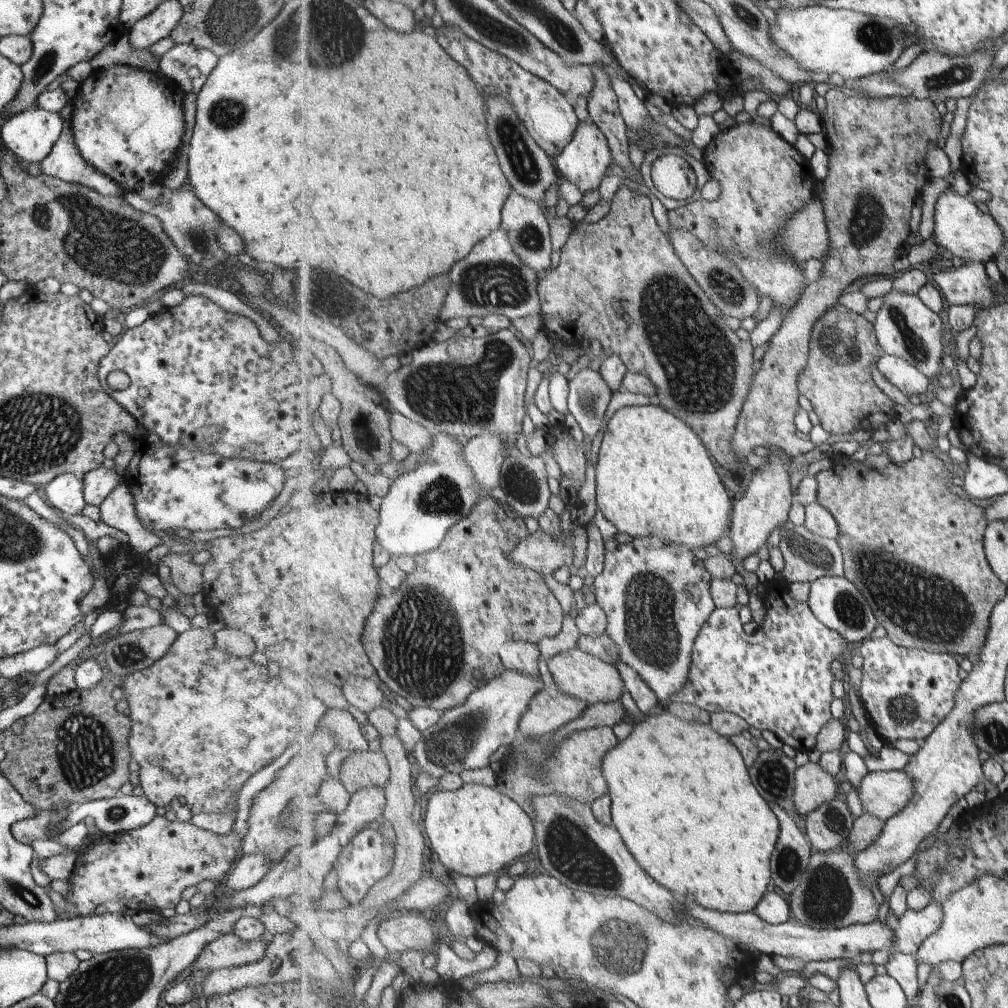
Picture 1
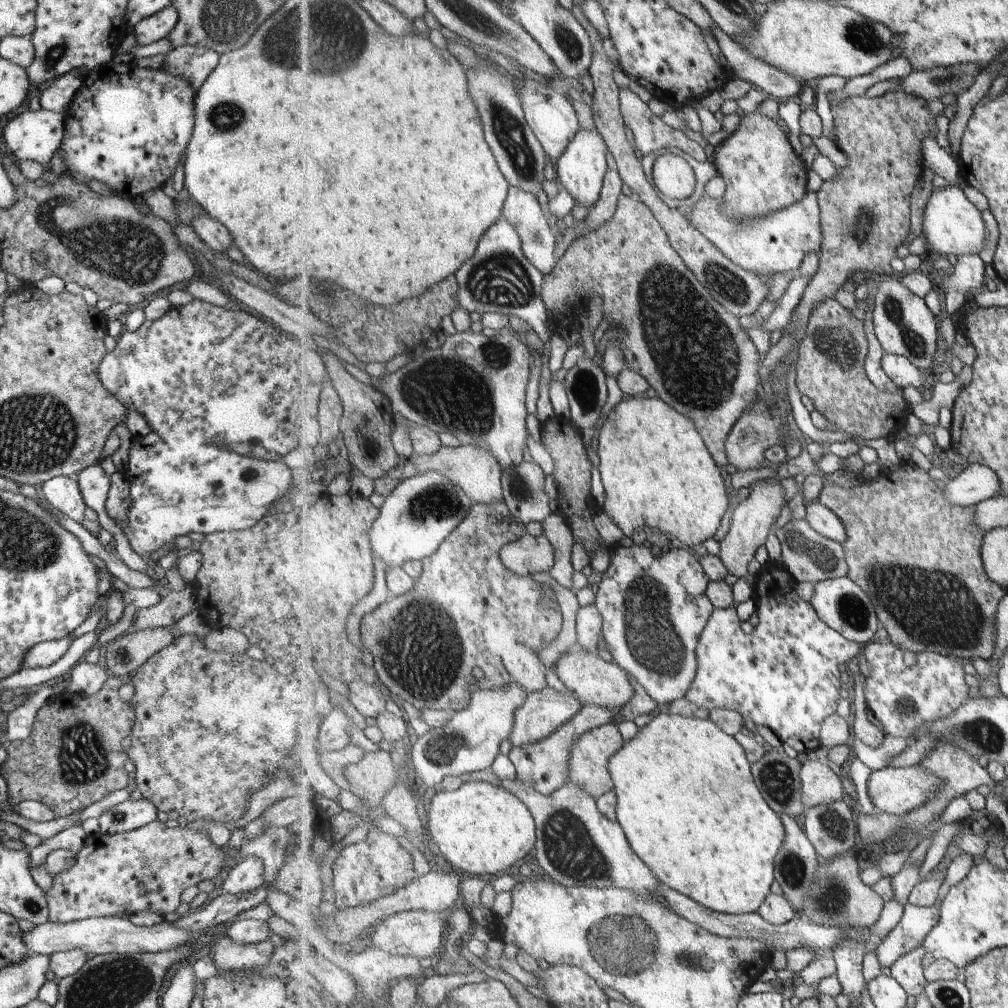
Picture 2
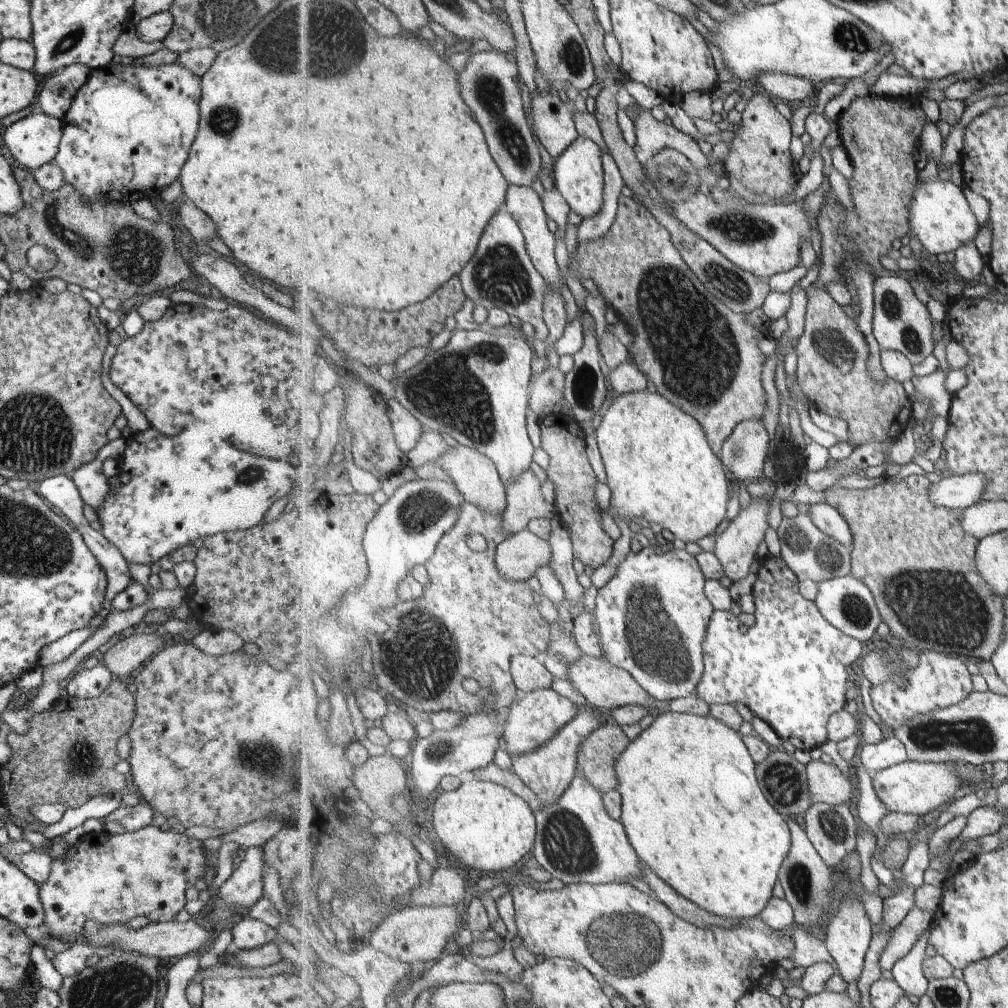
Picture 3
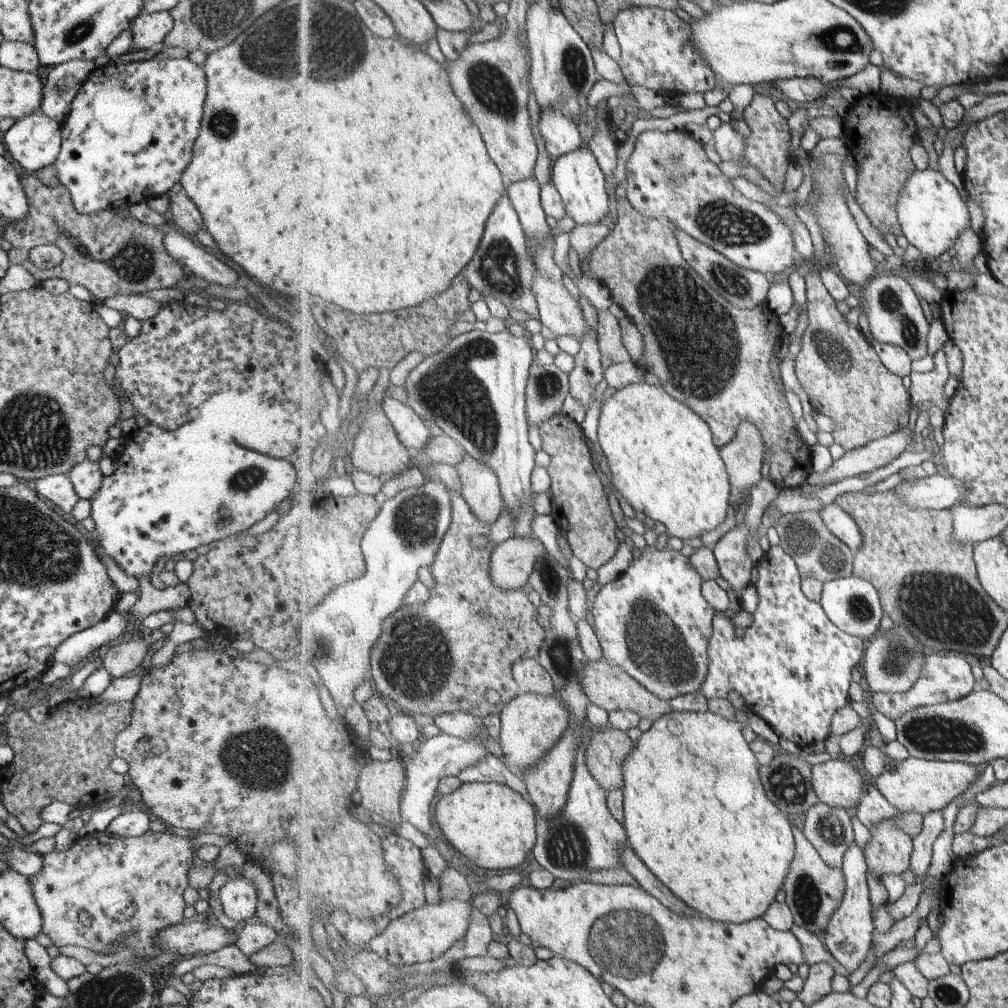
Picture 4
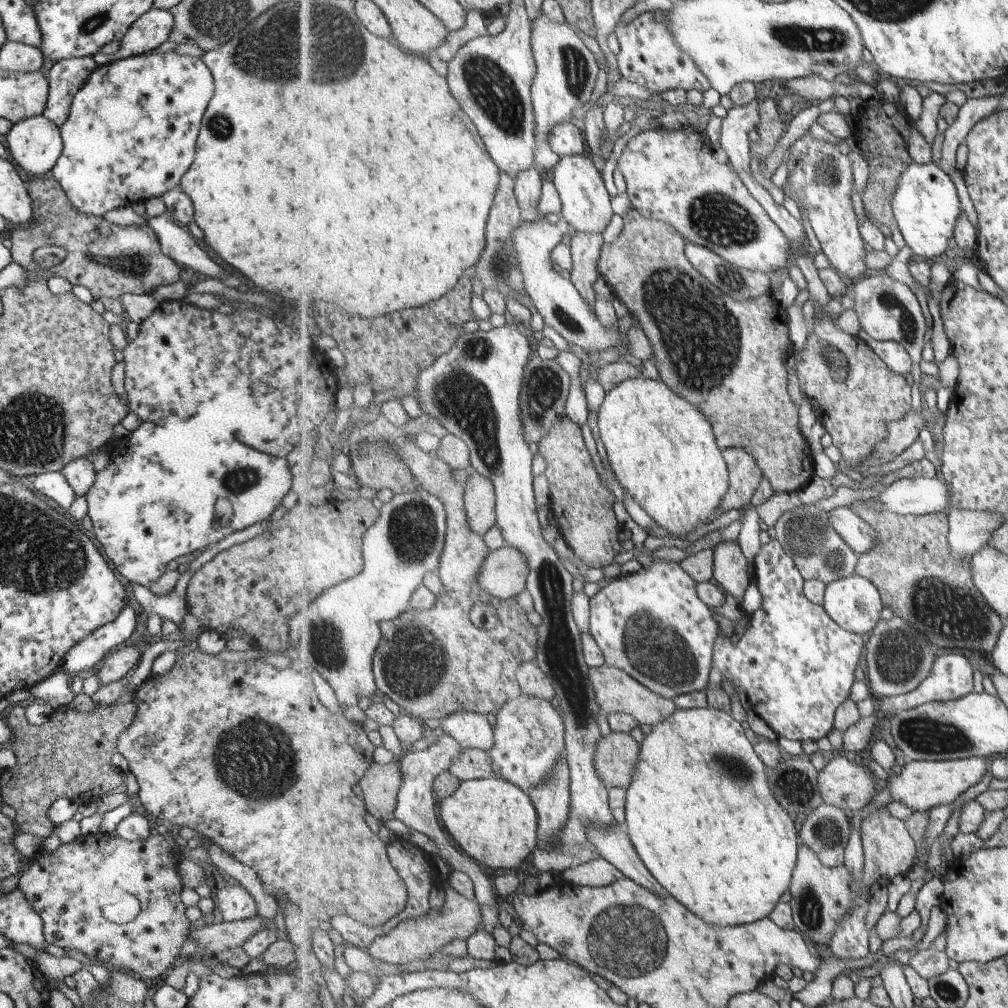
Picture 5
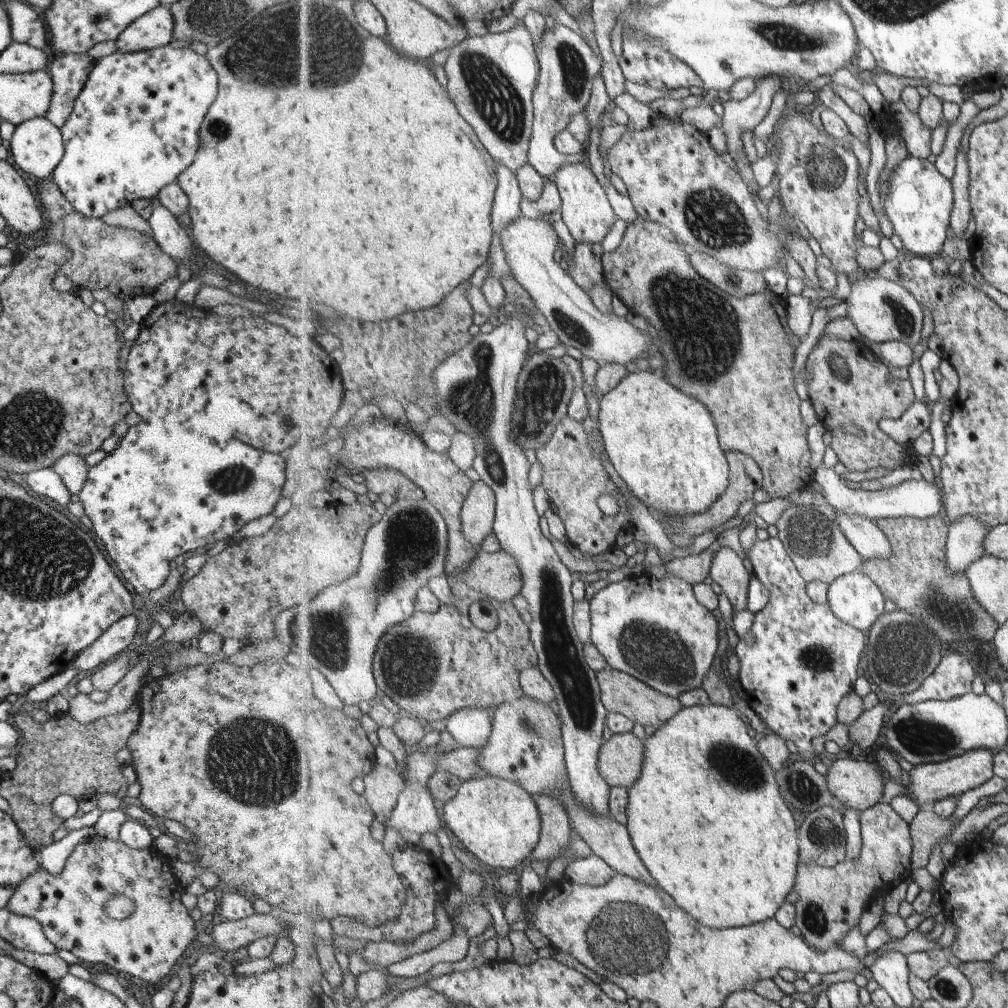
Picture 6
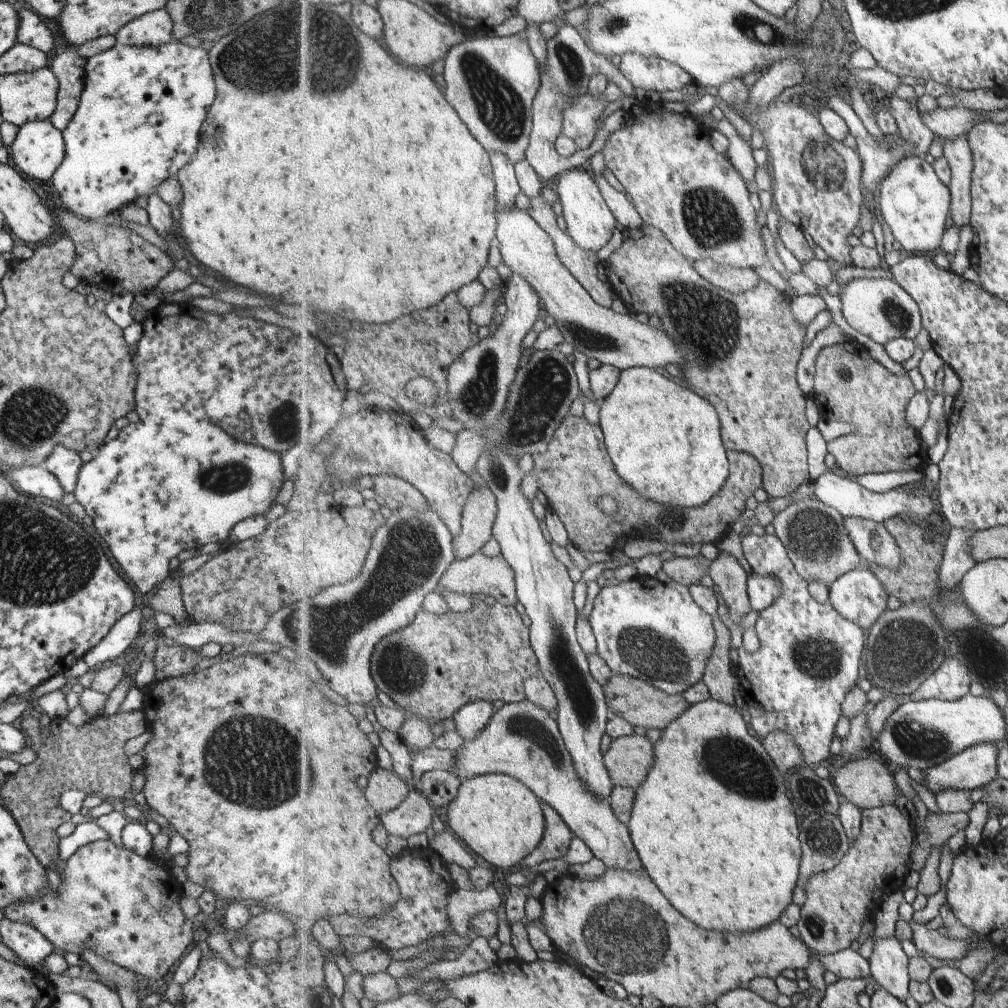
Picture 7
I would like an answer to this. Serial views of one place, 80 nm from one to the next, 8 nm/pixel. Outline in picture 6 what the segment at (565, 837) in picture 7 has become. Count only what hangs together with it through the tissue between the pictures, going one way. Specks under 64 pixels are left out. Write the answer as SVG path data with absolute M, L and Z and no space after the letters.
M534 794L542 816L542 831L538 847L531 860L547 860L563 856L572 840L573 824L565 803L553 795Z

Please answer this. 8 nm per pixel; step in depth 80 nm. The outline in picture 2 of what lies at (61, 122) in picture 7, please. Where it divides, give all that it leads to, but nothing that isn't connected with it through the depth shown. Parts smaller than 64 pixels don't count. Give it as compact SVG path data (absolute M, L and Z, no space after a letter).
M71 69L49 82L49 88L42 90L36 97L35 106L48 111L64 114L69 108L75 91L81 84L83 76L77 69Z

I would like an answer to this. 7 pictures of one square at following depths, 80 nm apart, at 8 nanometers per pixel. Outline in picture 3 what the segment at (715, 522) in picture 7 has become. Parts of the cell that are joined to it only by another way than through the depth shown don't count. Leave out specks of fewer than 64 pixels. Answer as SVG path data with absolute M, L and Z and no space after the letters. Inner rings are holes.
M549 414L540 420L541 447L550 457L548 478L555 490L556 512L570 530L574 554L593 569L603 566L613 554L613 540L601 528L601 506L595 498L597 476L587 458L585 432L573 416ZM761 419L739 423L722 450L722 463L732 478L749 483L763 478L763 464L769 456L771 438Z

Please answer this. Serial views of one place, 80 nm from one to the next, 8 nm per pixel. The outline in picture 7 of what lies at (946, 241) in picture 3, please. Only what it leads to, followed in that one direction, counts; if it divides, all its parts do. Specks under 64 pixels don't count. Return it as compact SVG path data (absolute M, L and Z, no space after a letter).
M917 154L905 157L882 182L877 206L895 239L913 254L940 251L952 207L951 189L939 178L930 158Z

